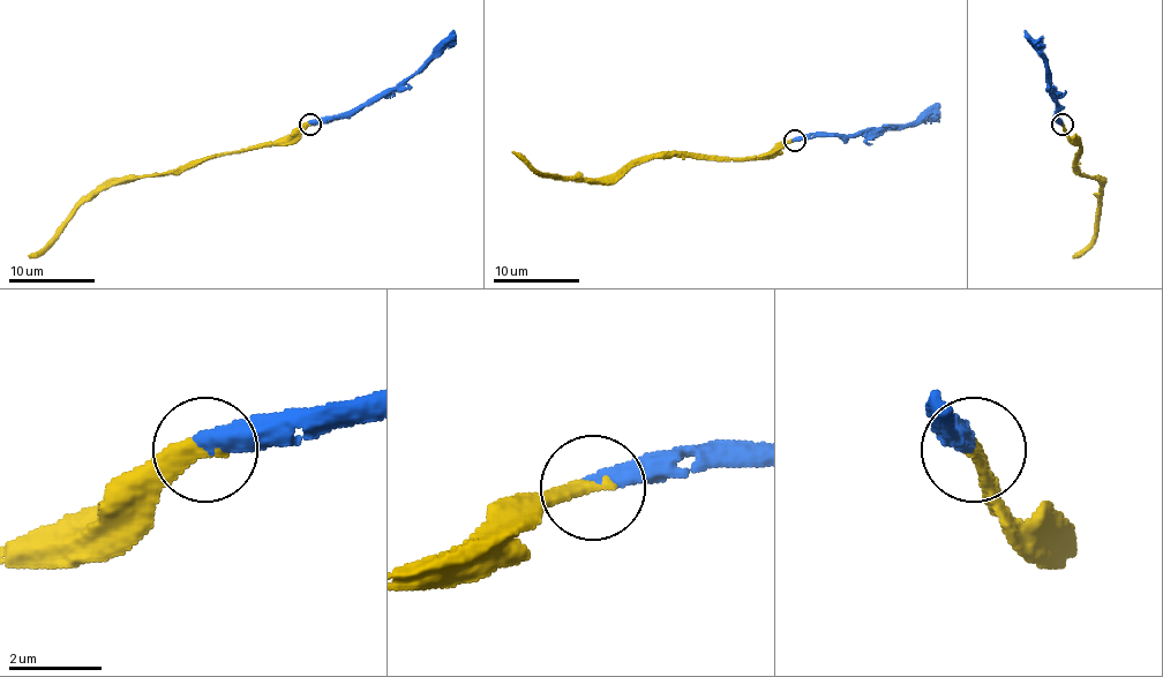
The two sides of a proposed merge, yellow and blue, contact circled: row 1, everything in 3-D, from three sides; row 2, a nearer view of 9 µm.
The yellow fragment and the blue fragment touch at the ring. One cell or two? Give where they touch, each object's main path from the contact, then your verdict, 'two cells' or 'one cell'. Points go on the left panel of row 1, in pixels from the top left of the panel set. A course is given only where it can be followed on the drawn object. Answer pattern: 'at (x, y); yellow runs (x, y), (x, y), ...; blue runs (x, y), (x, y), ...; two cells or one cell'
at (310, 123); yellow runs (310, 123), (278, 143), (225, 151), (175, 168), (102, 183), (57, 233), (28, 257); blue runs (310, 123), (350, 117), (377, 97), (397, 91), (454, 30); one cell

